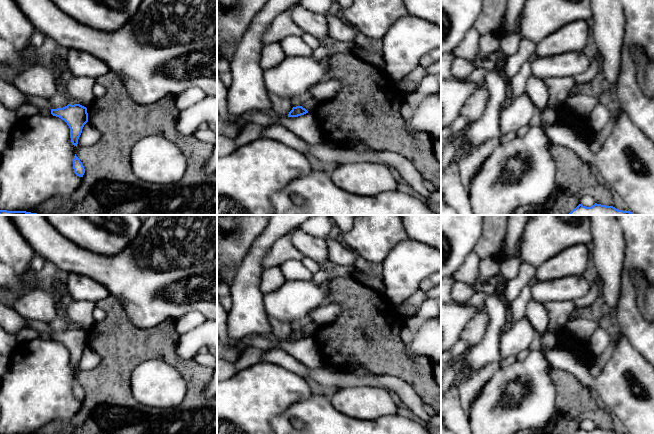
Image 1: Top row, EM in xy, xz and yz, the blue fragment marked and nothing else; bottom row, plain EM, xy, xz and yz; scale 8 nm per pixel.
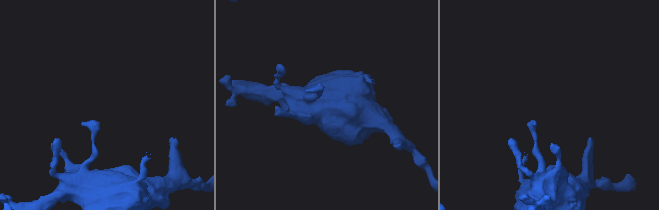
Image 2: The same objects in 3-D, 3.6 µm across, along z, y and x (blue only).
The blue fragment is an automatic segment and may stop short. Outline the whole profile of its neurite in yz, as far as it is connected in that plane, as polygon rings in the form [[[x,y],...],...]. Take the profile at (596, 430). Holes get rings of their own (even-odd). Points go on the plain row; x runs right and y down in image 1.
[[[595,427],[593,430],[591,431],[586,431],[583,430],[582,428],[579,428],[575,433],[573,434],[618,434],[613,430],[606,430],[606,429],[601,429],[601,428],[597,428]]]

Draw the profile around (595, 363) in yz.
[[[564,330],[558,332],[556,335],[558,346],[564,347],[569,351],[573,350],[574,348],[583,348],[586,351],[586,355],[582,359],[582,362],[587,366],[590,375],[594,378],[599,374],[606,362],[611,358],[615,347],[615,340],[612,339],[610,345],[603,353],[599,355],[591,355],[589,353],[588,342],[580,342],[570,337]]]

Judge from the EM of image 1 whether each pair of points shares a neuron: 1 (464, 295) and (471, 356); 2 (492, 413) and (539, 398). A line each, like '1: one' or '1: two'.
1: two
2: one

